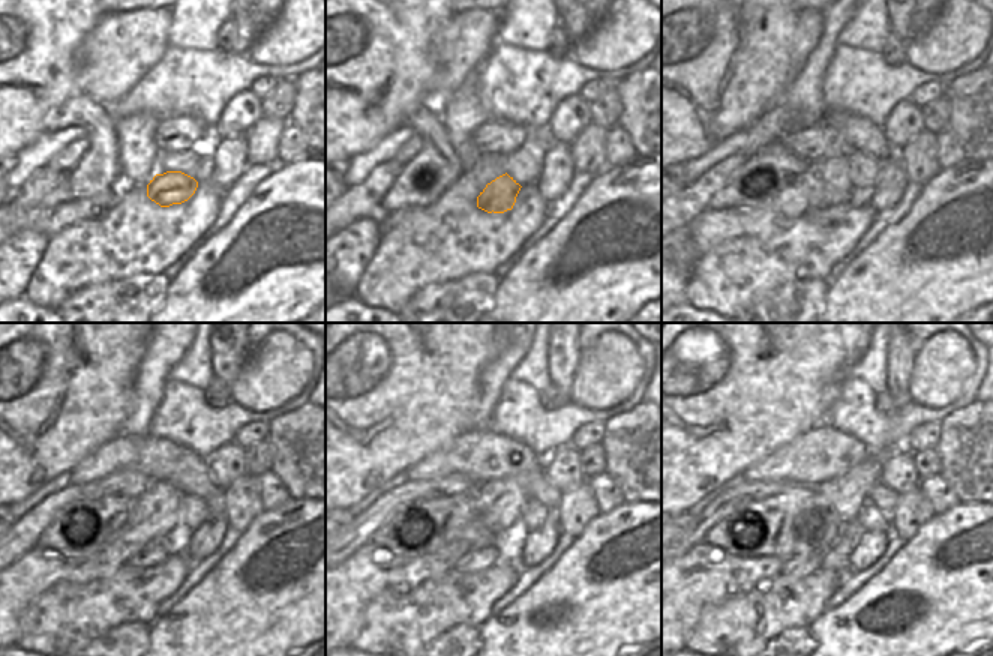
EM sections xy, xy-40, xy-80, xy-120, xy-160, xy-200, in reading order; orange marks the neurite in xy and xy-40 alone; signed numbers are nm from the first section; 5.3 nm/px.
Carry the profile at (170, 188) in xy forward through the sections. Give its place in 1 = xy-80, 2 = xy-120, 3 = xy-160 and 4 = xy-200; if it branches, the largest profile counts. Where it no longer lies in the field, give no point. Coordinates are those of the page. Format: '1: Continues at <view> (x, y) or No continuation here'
1: Continues at xy-80 (824, 216)
2: Continues at xy-120 (155, 553)
3: Continues at xy-160 (476, 560)
4: Continues at xy-200 (801, 566).

